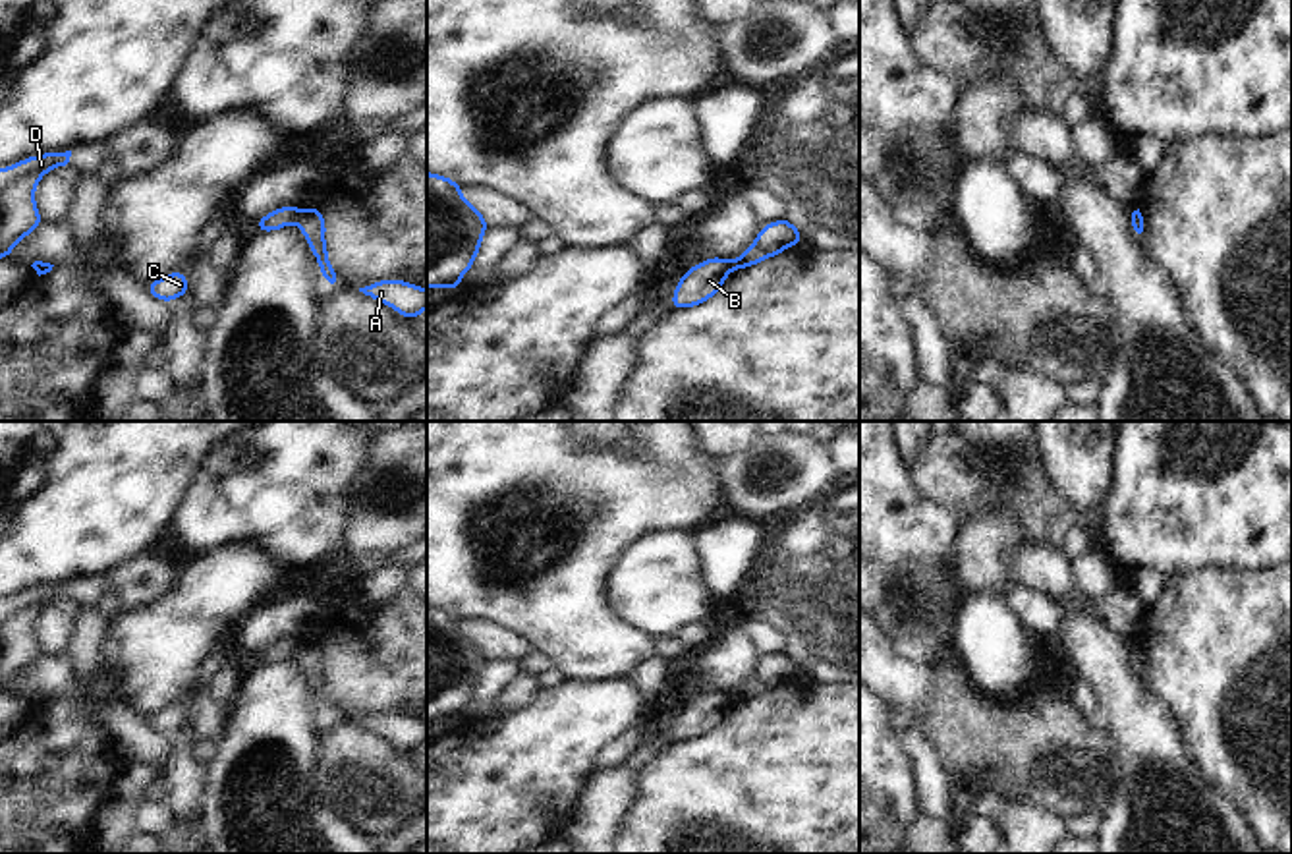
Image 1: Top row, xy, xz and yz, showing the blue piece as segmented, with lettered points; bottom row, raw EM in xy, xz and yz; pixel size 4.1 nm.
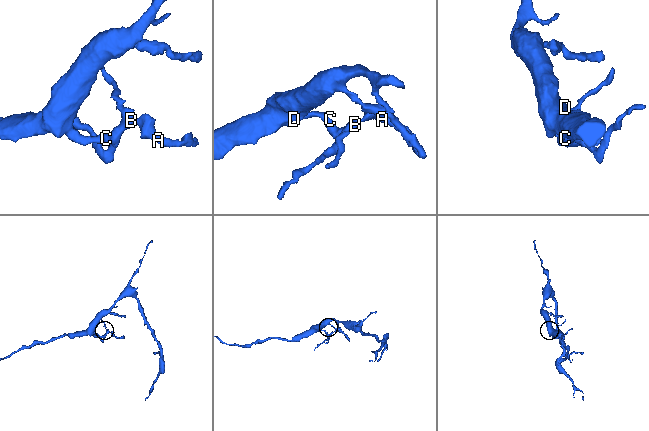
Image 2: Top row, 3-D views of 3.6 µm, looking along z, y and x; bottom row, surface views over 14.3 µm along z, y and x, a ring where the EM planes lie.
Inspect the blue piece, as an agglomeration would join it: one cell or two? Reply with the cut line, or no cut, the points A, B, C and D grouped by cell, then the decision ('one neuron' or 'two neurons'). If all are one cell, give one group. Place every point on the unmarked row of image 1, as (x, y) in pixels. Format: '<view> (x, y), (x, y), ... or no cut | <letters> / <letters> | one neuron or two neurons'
xy (300, 644), (294, 654) | A / B C D | two neurons

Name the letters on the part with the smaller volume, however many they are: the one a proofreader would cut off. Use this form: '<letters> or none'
A

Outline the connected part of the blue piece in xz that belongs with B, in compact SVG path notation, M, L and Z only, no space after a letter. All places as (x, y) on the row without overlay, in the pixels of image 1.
M709 690L693 697L678 715L672 726L672 742L695 740L711 732L730 707L730 694Z

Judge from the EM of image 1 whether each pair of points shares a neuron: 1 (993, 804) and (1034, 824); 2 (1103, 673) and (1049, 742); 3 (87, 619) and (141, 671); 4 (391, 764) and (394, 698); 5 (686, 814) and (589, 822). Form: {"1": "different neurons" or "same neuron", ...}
{"1": "same neuron", "2": "different neurons", "3": "different neurons", "4": "different neurons", "5": "different neurons"}

